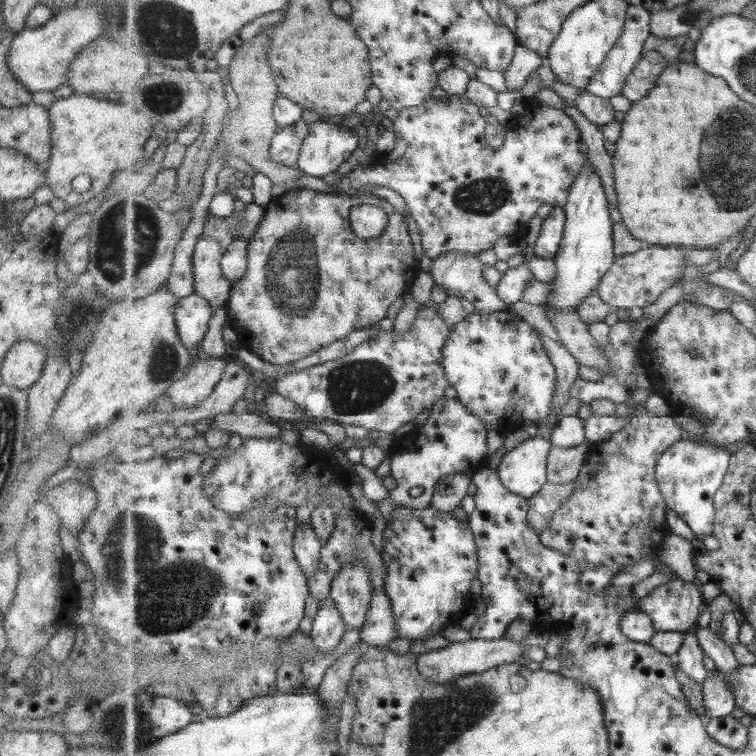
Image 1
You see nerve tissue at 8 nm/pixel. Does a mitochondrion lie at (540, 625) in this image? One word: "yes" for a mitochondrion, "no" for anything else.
no

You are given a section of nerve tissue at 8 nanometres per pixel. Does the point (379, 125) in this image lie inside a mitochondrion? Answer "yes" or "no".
no

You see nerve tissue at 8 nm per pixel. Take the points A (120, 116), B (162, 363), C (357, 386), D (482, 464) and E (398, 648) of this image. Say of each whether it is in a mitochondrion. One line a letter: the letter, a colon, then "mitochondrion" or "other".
A: other
B: mitochondrion
C: mitochondrion
D: other
E: other

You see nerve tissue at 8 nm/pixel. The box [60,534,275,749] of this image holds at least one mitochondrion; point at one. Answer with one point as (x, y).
(123, 723)

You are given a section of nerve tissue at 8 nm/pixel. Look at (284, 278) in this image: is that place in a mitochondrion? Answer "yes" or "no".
yes

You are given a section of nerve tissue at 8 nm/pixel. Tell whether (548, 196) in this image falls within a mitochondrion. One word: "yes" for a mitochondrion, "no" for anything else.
no

